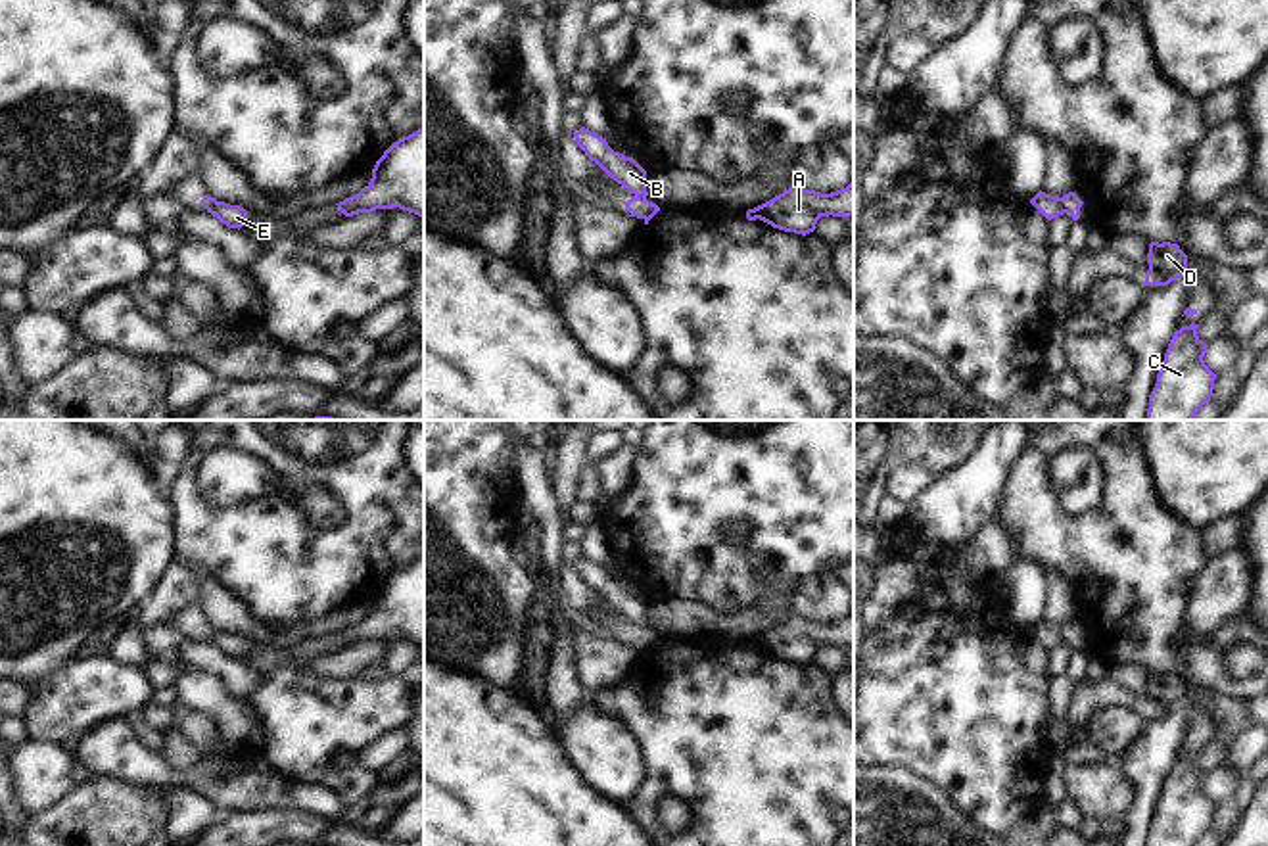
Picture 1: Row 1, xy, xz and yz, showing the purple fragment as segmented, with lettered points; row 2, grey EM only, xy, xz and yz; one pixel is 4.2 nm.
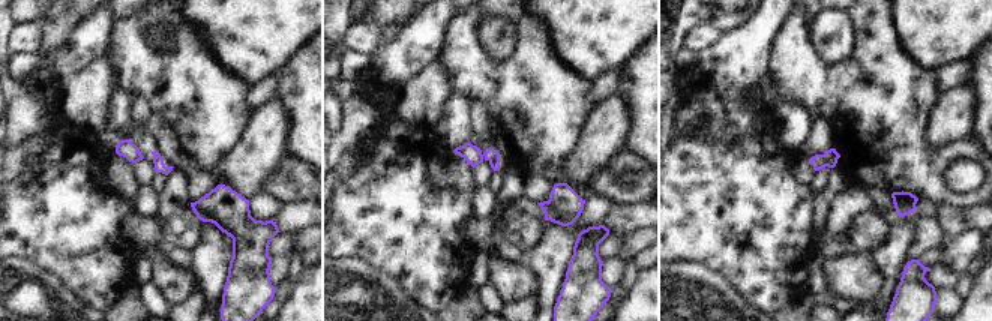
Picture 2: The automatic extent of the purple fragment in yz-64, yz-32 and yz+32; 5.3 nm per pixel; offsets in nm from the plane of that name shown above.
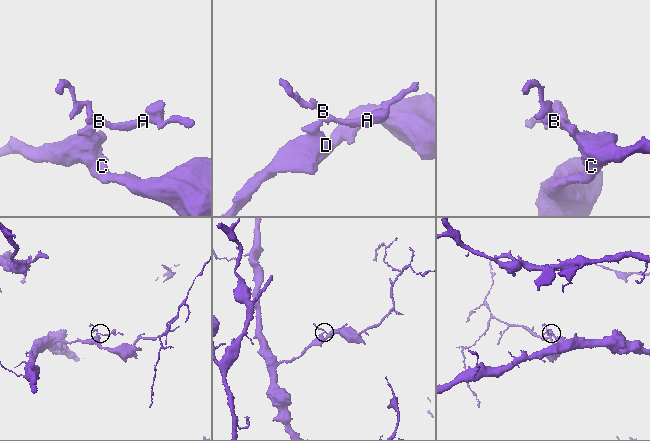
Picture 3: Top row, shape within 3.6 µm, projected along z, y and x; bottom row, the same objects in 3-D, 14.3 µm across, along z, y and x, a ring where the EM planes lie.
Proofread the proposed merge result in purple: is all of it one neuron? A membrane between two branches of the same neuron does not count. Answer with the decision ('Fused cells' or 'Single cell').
Fused cells.

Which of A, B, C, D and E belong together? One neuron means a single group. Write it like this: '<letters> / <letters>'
A B E / C D

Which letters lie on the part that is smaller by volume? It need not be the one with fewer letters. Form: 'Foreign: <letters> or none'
Foreign: A, B, E

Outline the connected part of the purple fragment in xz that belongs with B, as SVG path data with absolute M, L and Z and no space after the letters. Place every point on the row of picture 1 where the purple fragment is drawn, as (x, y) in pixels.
M581 127L574 132L577 146L595 161L610 178L627 188L637 198L646 198L646 171L633 159L614 152L606 138Z

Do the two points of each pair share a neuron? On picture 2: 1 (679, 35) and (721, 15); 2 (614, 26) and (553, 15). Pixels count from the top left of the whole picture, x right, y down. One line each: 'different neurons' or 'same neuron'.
1: same neuron
2: same neuron

